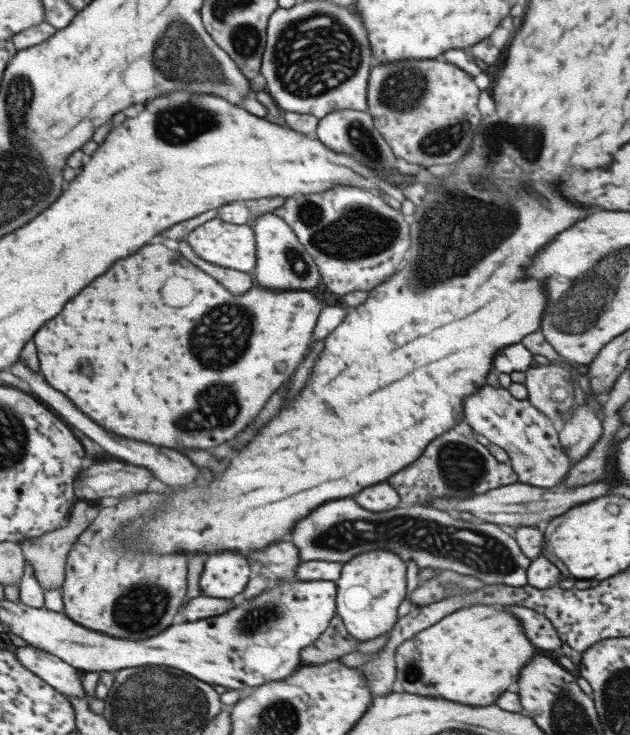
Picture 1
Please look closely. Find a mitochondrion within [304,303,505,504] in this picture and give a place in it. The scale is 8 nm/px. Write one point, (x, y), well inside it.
(461, 467)

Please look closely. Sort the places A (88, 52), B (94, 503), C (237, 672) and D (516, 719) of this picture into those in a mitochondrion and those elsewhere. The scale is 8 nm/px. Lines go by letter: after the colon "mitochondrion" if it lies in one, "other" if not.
A: other
B: other
C: other
D: other

